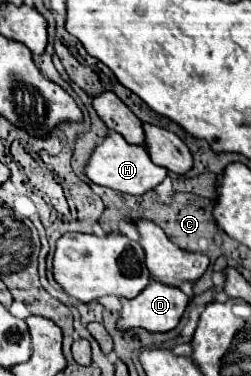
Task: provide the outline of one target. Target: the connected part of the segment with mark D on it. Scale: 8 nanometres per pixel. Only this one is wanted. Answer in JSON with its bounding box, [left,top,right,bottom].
[118,281,190,331]

